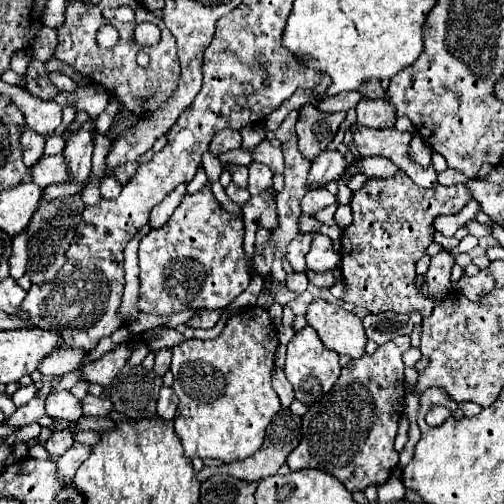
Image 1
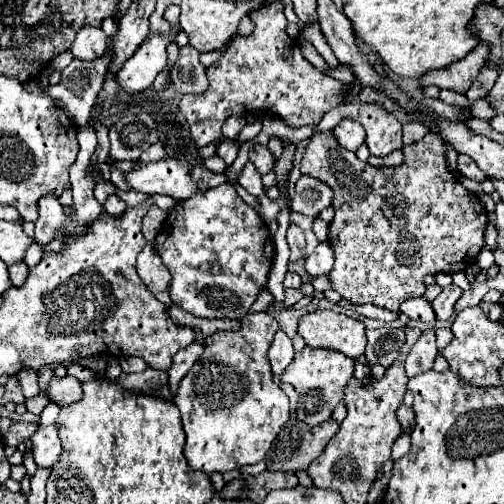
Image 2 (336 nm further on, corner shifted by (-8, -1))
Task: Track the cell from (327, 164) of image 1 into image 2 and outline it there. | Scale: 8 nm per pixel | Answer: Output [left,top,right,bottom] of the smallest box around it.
[332,119,366,151]

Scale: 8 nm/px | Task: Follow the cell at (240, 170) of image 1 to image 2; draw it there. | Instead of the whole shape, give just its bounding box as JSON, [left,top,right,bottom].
[216,139,238,165]

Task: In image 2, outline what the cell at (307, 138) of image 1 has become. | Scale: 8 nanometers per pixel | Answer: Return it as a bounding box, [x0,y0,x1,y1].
[300,133,488,311]

